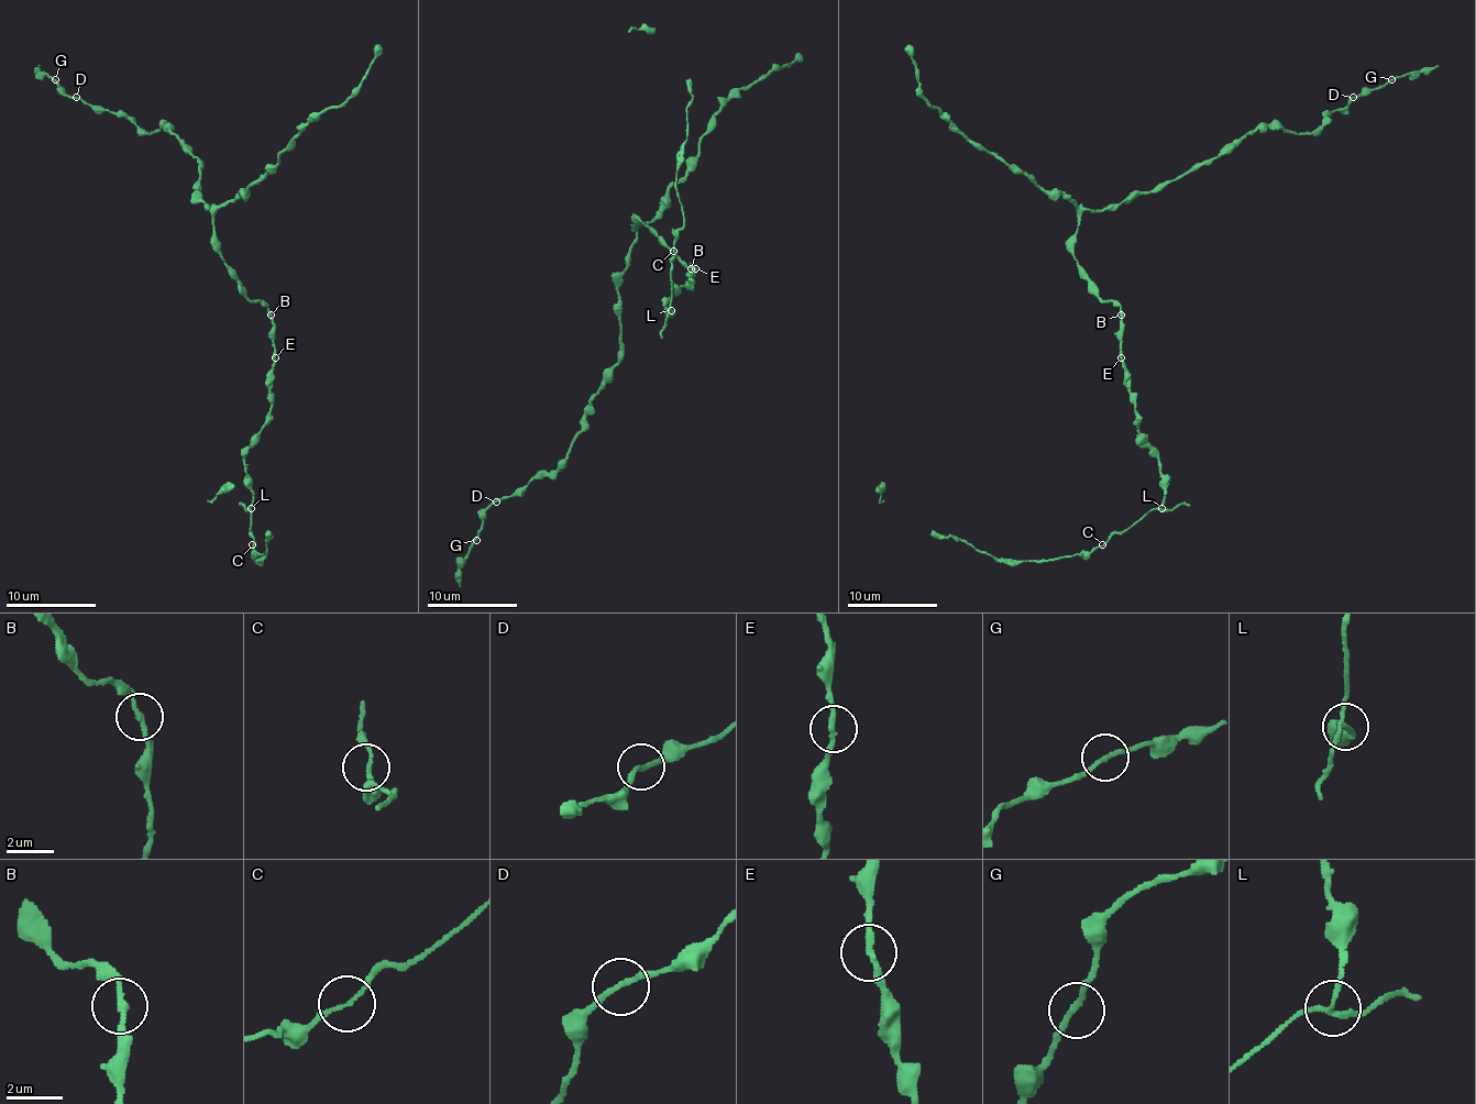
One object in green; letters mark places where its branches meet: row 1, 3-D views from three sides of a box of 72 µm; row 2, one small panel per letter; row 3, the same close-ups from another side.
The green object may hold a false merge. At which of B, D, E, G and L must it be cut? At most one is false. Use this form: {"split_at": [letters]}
{"split_at": ["L"]}

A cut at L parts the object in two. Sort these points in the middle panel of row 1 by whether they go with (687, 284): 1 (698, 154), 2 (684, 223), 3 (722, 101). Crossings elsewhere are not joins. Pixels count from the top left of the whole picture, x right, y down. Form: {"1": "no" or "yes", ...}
{"1": "yes", "2": "no", "3": "yes"}

